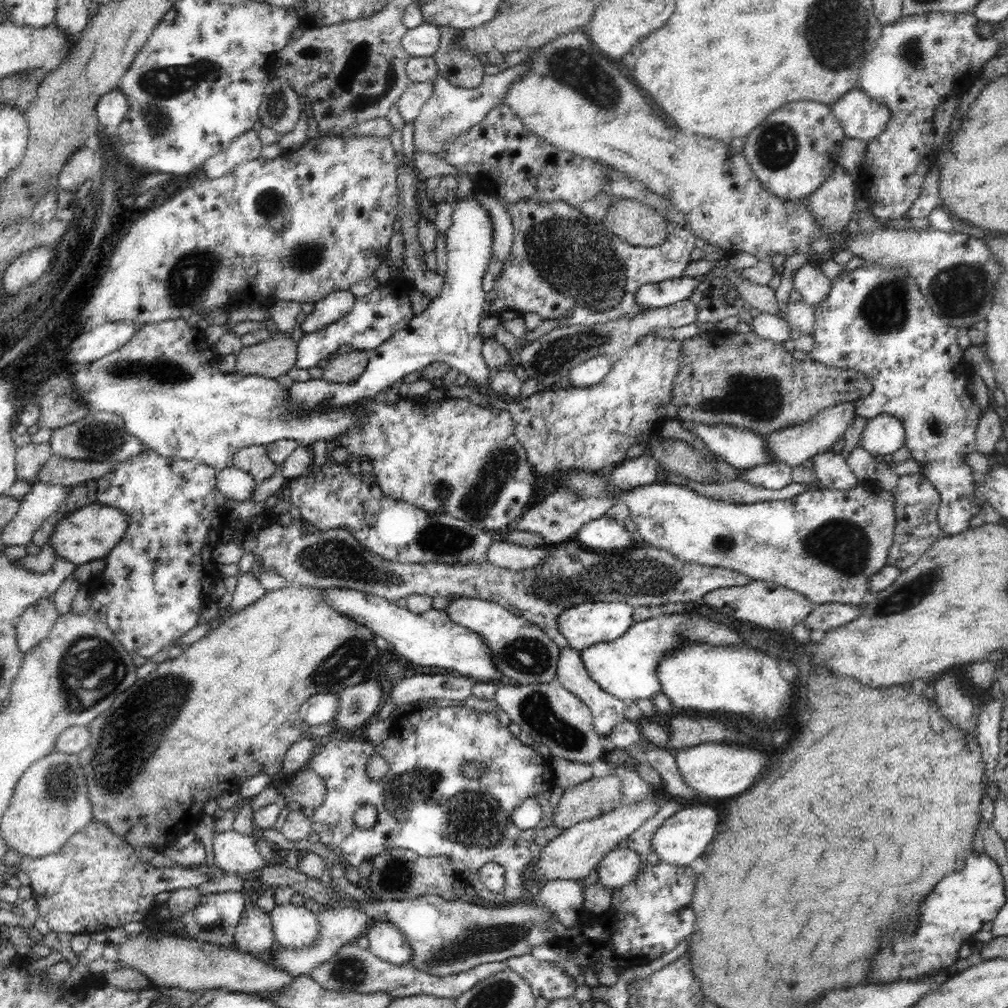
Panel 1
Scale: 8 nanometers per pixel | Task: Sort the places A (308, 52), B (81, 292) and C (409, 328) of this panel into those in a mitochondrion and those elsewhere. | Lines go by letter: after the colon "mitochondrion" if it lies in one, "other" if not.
A: mitochondrion
B: other
C: other

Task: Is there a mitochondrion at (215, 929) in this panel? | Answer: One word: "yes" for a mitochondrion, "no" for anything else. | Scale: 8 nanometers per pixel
yes

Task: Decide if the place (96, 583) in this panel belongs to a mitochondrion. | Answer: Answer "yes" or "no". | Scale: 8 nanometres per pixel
no

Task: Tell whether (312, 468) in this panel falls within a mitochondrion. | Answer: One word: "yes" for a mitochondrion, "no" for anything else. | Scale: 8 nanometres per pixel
no

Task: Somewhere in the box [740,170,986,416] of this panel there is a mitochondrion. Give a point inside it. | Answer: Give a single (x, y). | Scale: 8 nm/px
(884, 311)

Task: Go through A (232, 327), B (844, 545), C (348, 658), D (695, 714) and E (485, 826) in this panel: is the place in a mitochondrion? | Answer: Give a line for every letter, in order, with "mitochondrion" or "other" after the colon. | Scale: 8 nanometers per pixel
A: other
B: mitochondrion
C: mitochondrion
D: other
E: mitochondrion

